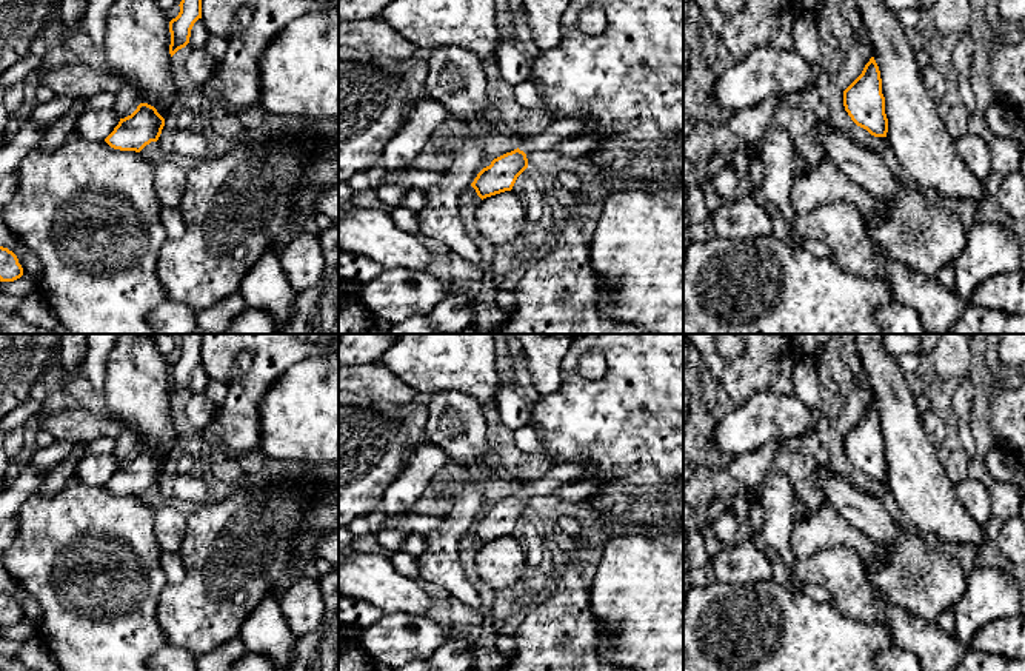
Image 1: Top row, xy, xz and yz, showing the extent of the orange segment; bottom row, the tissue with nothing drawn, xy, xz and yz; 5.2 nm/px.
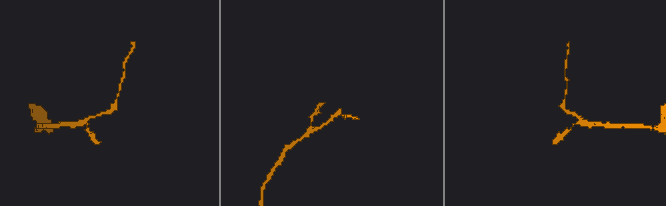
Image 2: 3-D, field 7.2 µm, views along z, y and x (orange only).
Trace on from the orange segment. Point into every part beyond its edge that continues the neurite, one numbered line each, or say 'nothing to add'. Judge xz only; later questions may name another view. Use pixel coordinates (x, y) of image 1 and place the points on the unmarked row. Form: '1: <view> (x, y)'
1: xz (562, 474)

